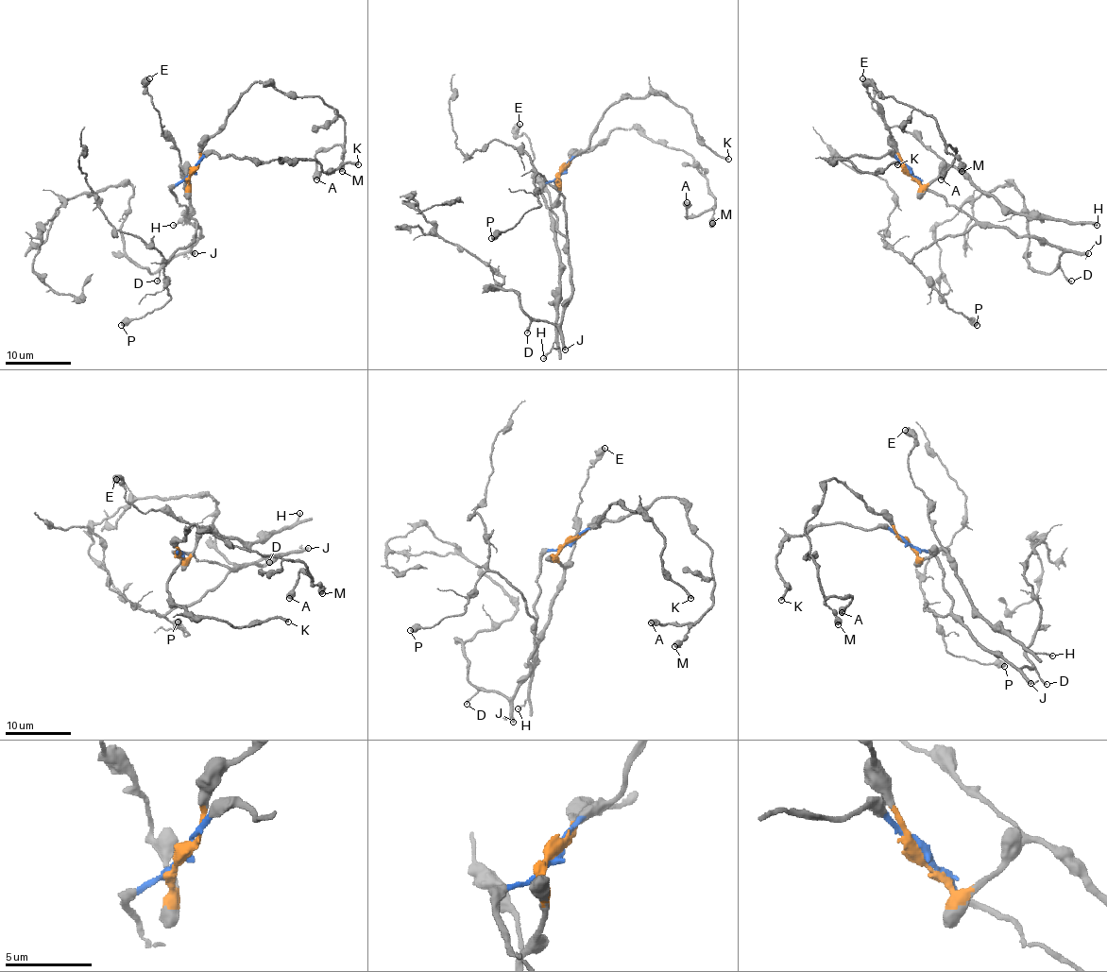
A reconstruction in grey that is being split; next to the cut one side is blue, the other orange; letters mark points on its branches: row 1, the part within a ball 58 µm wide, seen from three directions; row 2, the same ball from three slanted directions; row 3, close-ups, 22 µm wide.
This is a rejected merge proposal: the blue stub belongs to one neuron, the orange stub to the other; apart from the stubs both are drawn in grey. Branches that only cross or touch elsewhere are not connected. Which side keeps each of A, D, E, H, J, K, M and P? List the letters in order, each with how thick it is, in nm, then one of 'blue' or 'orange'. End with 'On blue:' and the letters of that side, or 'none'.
A: calibre 650 nm; orange
D: calibre 240 nm; blue
E: calibre 650 nm; orange
H: calibre 180 nm; orange
J: calibre 400 nm; blue
K: calibre 320 nm; blue
M: calibre 650 nm; orange
P: calibre 600 nm; blue
On blue: D, J, K, P

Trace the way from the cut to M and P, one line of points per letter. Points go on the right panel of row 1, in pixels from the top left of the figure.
M: (910, 171), (883, 122), (883, 110), (869, 94), (867, 83), (934, 119), (945, 148), (962, 171)
P: (910, 171), (947, 204), (975, 220), (961, 233), (923, 247), (913, 264), (949, 307), (977, 326)

